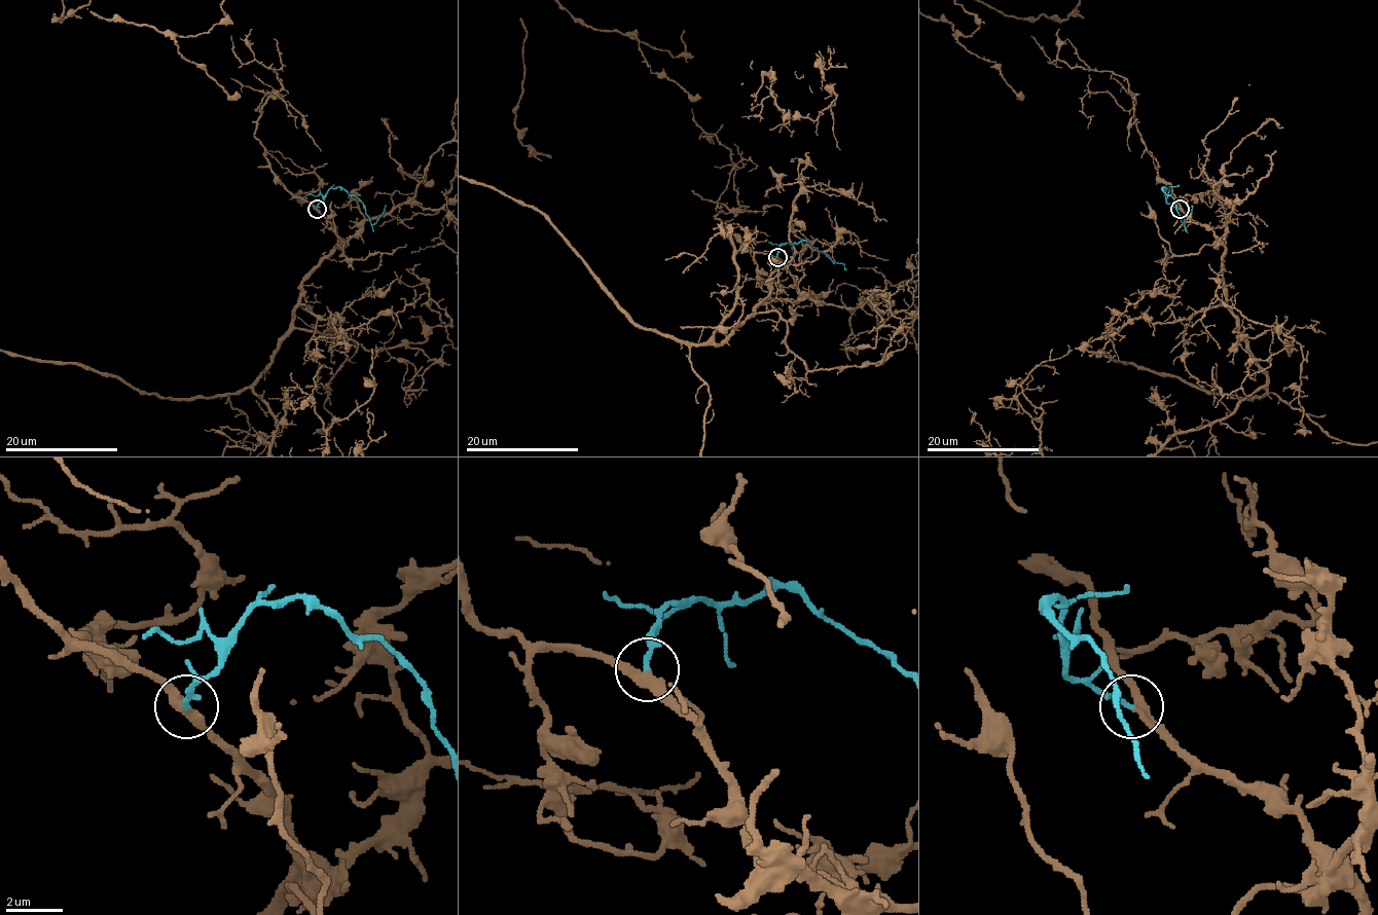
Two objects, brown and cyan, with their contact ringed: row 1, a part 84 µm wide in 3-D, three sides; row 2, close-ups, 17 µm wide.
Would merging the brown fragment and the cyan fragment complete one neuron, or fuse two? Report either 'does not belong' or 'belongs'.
belongs

